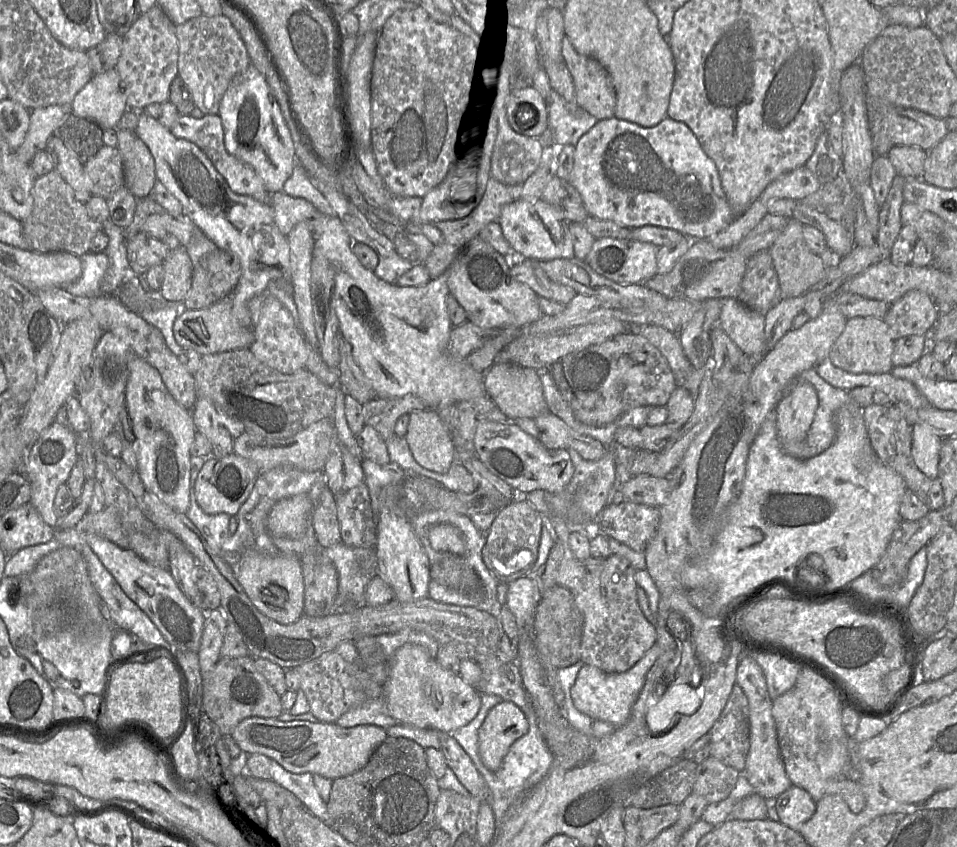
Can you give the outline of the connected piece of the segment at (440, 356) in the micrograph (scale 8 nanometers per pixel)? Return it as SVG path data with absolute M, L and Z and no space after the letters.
M317 213L311 221L313 238L314 238L314 256L323 256L326 258L335 268L335 287L332 294L333 308L335 309L336 316L339 321L339 328L341 337L350 343L352 347L352 353L355 361L359 365L363 375L370 382L372 389L374 390L376 397L401 397L404 395L415 395L419 397L425 404L426 409L434 409L449 406L457 402L472 400L486 395L484 387L484 374L472 368L466 362L455 359L446 351L447 344L449 342L450 333L453 325L449 319L449 314L446 307L446 296L449 294L447 286L448 272L444 272L435 279L430 279L429 282L423 286L400 286L394 283L388 283L378 276L372 270L365 268L356 255L353 253L352 238L349 236L347 230L343 226L338 217L328 216L322 213Z

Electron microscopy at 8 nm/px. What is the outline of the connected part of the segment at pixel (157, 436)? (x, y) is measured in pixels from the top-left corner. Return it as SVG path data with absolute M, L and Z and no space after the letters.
M137 355L127 362L126 409L135 438L137 471L148 491L181 513L189 508L190 453L196 436L191 411L183 408L167 390L159 371Z

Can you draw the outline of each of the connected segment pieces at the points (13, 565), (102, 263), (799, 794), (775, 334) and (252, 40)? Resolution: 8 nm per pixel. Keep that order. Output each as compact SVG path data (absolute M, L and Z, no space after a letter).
M51 539L44 544L28 546L8 555L4 567L4 576L17 577L30 573L42 557L60 547L58 541Z
M88 252L79 257L82 266L79 279L57 288L79 297L111 296L103 293L103 278L108 267L106 254Z
M791 785L776 798L778 822L799 831L816 812L817 803L809 792L796 785Z
M805 295L780 300L764 316L766 349L775 344L791 329L793 319L804 311Z
M222 3L221 8L222 14L231 21L232 25L240 34L247 49L251 64L264 76L273 96L280 105L285 121L293 122L295 128L298 129L295 114L287 101L286 93L278 81L274 70L270 66L264 50L251 26L238 11L229 7L225 3Z

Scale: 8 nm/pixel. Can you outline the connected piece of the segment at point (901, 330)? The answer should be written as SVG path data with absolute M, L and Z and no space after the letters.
M910 290L890 305L883 318L893 338L930 335L941 313L925 292Z

